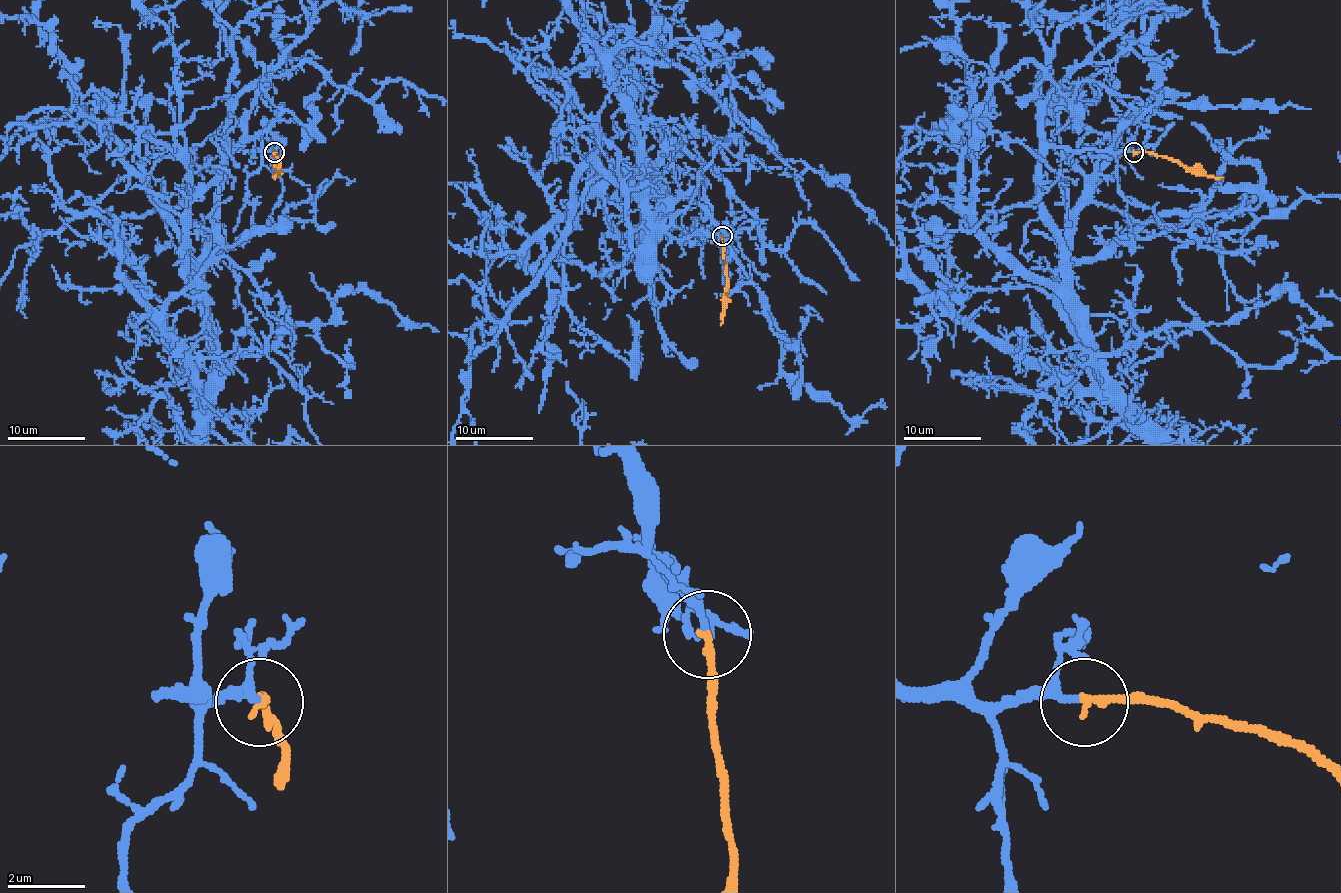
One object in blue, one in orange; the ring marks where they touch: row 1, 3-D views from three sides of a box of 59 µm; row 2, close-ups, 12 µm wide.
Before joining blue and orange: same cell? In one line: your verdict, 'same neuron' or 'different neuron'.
same neuron

